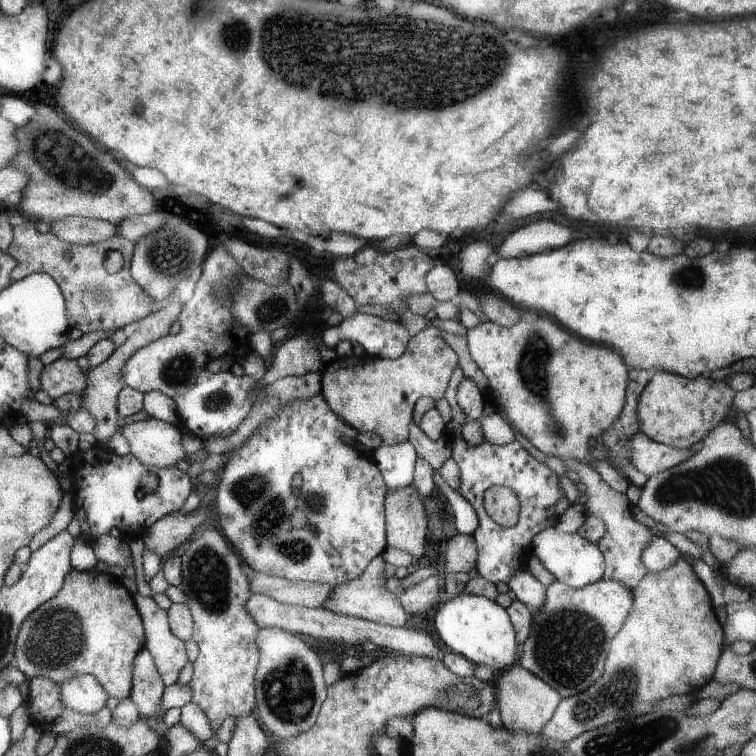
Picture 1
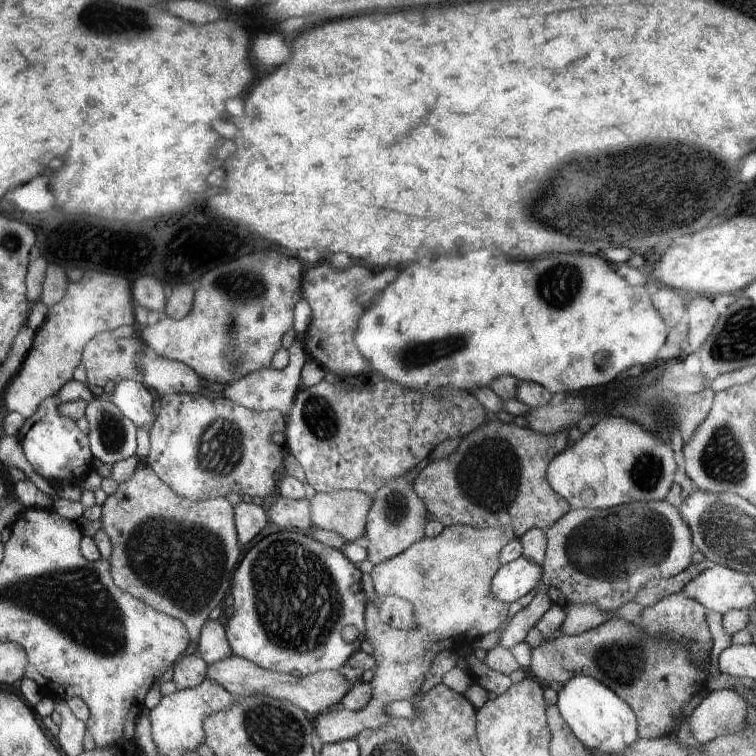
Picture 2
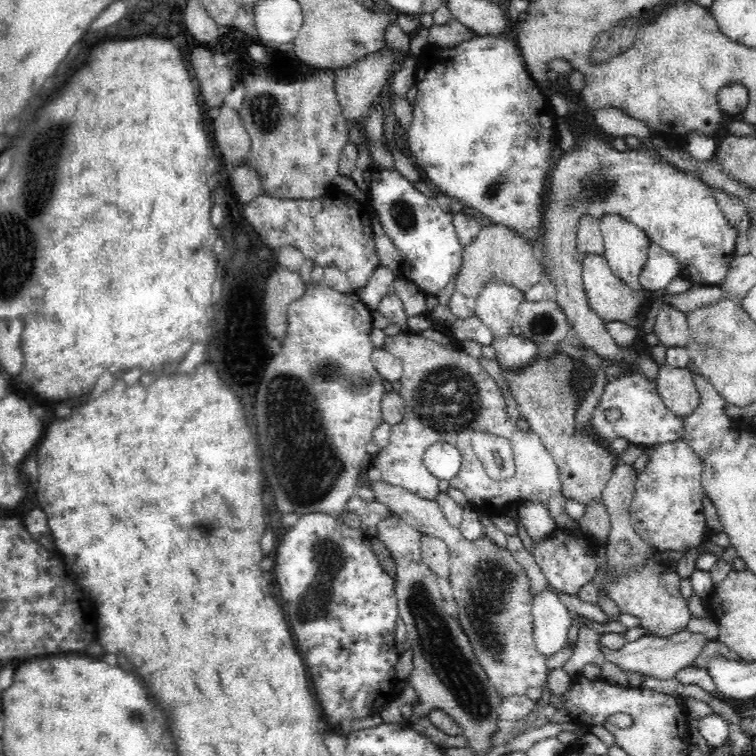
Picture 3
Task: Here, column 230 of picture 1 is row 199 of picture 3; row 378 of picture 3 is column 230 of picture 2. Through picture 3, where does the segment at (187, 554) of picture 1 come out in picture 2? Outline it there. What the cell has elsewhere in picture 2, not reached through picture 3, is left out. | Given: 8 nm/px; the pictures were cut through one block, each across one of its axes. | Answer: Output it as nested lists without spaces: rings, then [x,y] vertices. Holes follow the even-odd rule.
[[[205,622],[199,638],[197,638],[197,650],[195,650],[203,662],[215,664],[225,658],[231,658],[231,648],[227,642],[227,632],[219,622]]]

